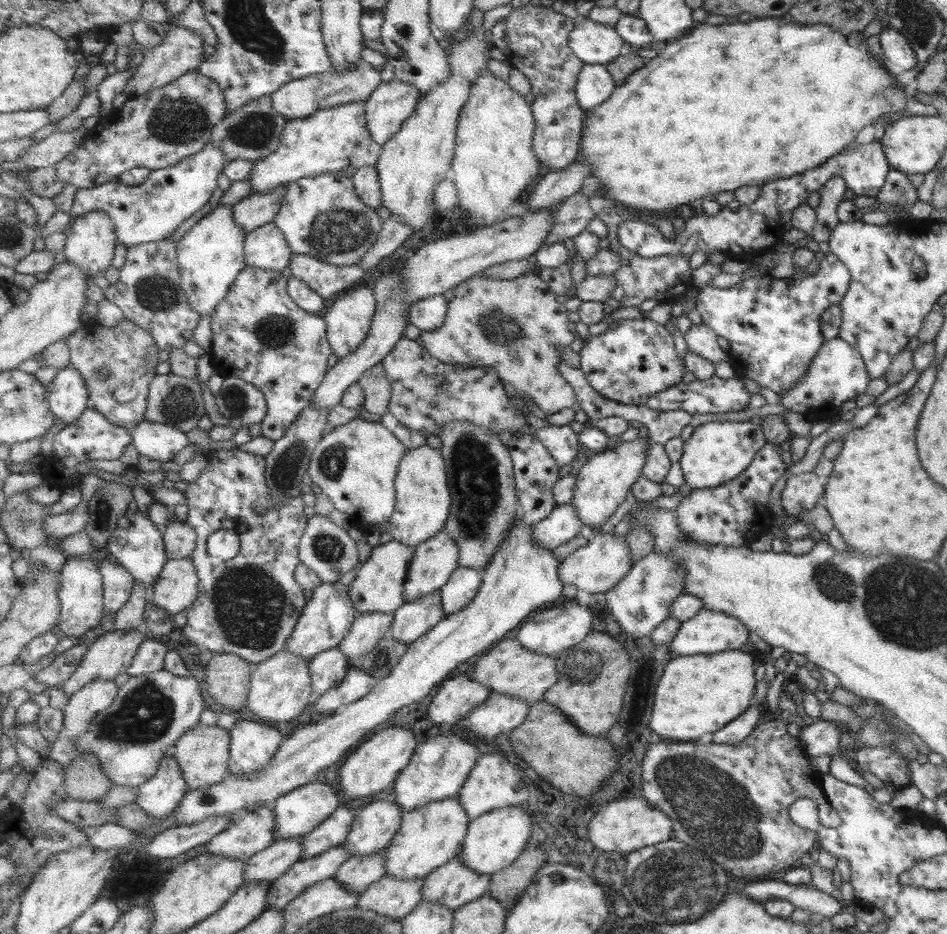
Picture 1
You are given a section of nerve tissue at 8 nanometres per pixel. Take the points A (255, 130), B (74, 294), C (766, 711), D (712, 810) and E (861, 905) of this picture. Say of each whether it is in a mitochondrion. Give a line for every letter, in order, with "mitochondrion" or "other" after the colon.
A: mitochondrion
B: other
C: other
D: mitochondrion
E: other

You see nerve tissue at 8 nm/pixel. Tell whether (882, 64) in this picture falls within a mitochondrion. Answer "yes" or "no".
no

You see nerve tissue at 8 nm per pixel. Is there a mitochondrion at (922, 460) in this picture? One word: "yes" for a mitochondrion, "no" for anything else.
no

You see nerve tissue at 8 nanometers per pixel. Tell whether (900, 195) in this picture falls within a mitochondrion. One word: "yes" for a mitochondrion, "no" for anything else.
yes

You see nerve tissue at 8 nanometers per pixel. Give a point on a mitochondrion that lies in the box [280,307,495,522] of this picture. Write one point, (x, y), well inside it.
(332, 463)

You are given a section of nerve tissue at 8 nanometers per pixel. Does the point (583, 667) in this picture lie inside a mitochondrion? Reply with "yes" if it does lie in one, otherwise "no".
yes

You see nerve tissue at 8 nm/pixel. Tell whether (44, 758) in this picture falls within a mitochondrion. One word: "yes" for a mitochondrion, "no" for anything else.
no

